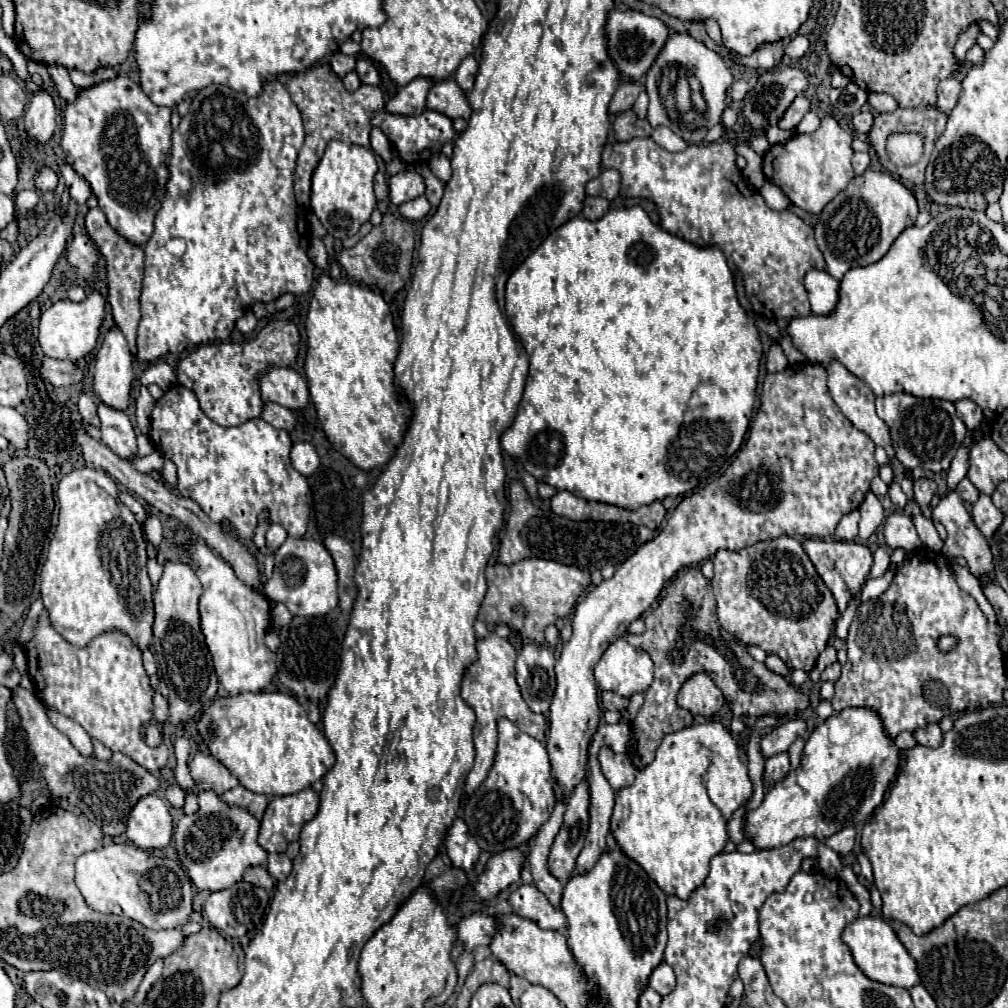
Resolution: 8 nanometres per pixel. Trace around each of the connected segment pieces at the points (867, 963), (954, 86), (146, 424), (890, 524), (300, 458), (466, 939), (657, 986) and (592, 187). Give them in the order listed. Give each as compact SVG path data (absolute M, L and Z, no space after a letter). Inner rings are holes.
M868 915L856 919L852 925L848 925L848 929L844 929L844 941L850 947L856 965L864 971L866 977L904 989L912 989L916 983L920 983L920 975L916 977L916 961L906 951L894 929L882 917Z
M950 77L950 81L944 81L944 83L938 83L938 101L936 101L936 107L950 115L950 111L956 107L956 101L958 101L958 93L960 93L960 83Z
M140 387L140 397L136 399L136 421L144 435L150 431L150 411L154 407L154 399L146 387Z
M892 513L890 517L886 517L884 541L890 549L918 551L922 547L922 541L916 533L912 517L908 517L906 513Z
M294 443L290 451L290 461L292 461L292 467L306 477L312 475L320 465L318 453L310 443Z
M472 913L468 917L464 917L458 925L458 941L460 945L464 945L464 949L472 951L478 945L490 945L492 937L498 933L498 921L494 915L490 913Z
M662 961L662 963L652 971L652 975L650 975L650 979L648 979L648 985L650 985L656 993L660 993L662 997L668 995L668 993L674 989L674 985L676 985L676 977L674 977L672 967Z
M604 169L596 179L586 185L588 195L598 195L608 201L616 199L620 191L620 173L616 169Z

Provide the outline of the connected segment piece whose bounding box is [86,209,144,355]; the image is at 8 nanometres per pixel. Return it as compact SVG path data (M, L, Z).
M90 209L86 213L86 231L88 237L98 247L100 255L106 261L106 281L108 281L108 303L112 305L114 321L126 335L130 343L132 355L136 355L136 329L140 323L140 291L142 291L142 265L144 265L144 251L138 245L130 245L124 237L120 237L106 221L100 209Z

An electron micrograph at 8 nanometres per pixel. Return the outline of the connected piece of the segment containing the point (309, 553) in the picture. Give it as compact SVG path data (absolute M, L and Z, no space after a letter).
M288 537L274 553L274 575L264 585L264 593L268 599L284 603L292 615L318 617L320 613L332 611L338 605L338 577L332 555L320 541Z

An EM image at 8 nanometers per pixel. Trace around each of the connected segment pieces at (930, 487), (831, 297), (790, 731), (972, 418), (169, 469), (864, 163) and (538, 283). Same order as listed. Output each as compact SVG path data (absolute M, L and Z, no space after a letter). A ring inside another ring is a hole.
M922 477L922 479L914 481L914 495L916 495L916 503L918 503L920 507L930 505L930 501L932 501L932 497L934 497L936 489L938 489L938 485L936 485L936 481L934 481L934 479Z
M810 269L804 277L804 285L808 291L808 299L812 305L812 313L828 315L836 307L840 283L820 269Z
M802 719L786 721L762 737L762 753L764 757L772 757L776 753L788 751L788 747L798 737L804 737L804 735L806 735L806 723Z
M962 399L962 401L956 401L954 403L956 405L956 413L958 413L958 417L966 423L966 427L968 429L976 429L978 425L980 425L980 421L982 421L982 409L974 403L974 401L970 401L970 399Z
M164 461L164 469L162 469L162 477L164 477L164 481L170 485L170 487L174 487L176 489L176 485L178 485L178 477L176 477L176 465L172 465L172 461Z
M854 153L854 157L852 157L852 167L854 167L854 173L856 173L856 175L864 173L864 169L868 167L868 163L870 163L868 153Z
M642 207L610 209L602 219L588 221L574 217L552 233L506 281L506 315L530 357L530 371L524 385L524 395L518 405L514 423L502 435L504 451L522 463L522 467L558 491L570 491L586 501L616 505L622 509L638 509L664 497L692 493L700 483L714 477L730 457L740 449L748 431L756 379L762 357L762 343L754 325L754 315L746 313L736 299L734 275L718 247L700 249L676 235L670 235L660 225L654 225Z

